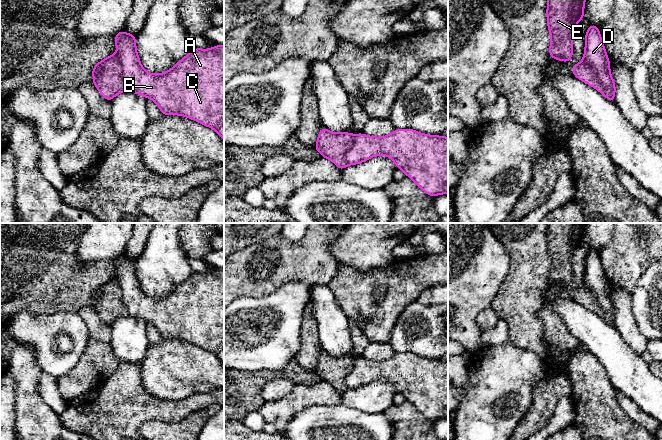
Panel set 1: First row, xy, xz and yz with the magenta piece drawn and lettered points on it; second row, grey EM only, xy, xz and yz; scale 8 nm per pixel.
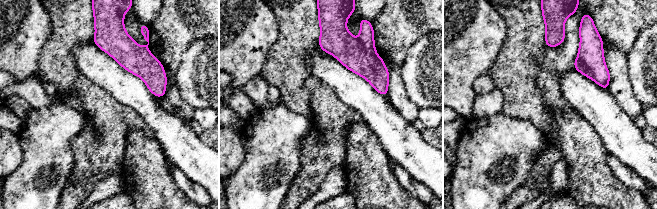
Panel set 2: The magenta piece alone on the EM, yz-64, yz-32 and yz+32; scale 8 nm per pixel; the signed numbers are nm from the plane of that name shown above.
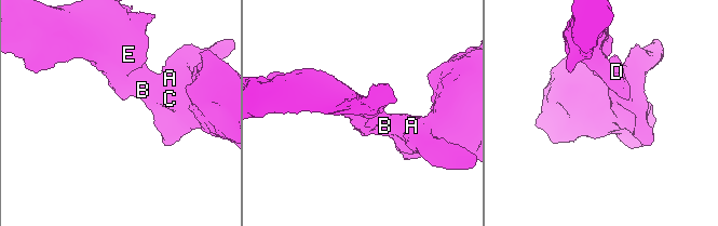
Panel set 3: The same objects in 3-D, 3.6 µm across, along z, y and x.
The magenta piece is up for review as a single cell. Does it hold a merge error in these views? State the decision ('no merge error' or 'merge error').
merge error

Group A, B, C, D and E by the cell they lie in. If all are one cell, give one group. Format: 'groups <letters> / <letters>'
groups A B C D / E

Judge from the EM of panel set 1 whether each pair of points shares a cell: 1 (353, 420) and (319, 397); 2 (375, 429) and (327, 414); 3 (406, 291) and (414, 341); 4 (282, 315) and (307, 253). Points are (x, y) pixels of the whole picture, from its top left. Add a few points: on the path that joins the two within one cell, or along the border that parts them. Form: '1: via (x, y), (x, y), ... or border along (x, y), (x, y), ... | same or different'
1: border along (341, 403), (308, 406) | different
2: via (363, 425), (351, 421), (339, 421) | same
3: border along (415, 300), (403, 310), (394, 324) | different
4: border along (315, 284), (286, 282), (273, 291) | different

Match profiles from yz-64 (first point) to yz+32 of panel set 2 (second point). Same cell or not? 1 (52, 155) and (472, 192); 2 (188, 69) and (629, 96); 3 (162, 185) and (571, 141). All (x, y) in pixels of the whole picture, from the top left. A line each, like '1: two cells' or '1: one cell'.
1: one cell
2: two cells
3: one cell

